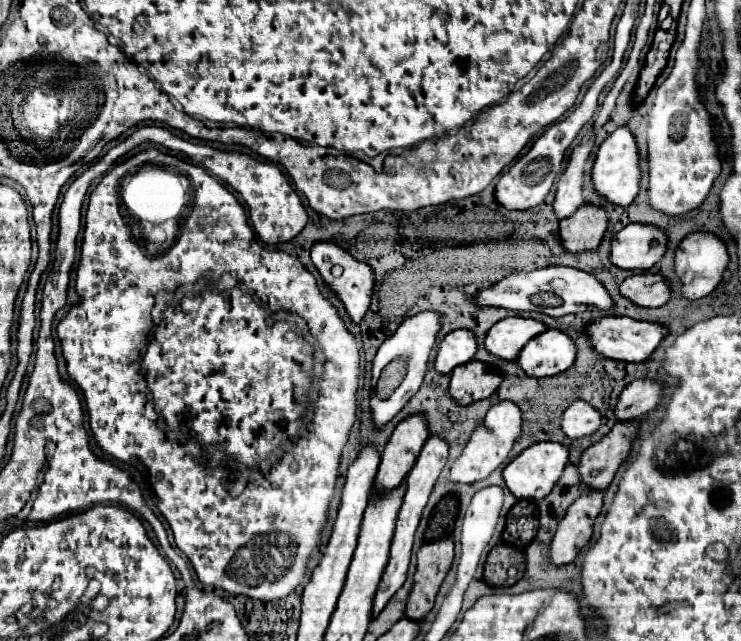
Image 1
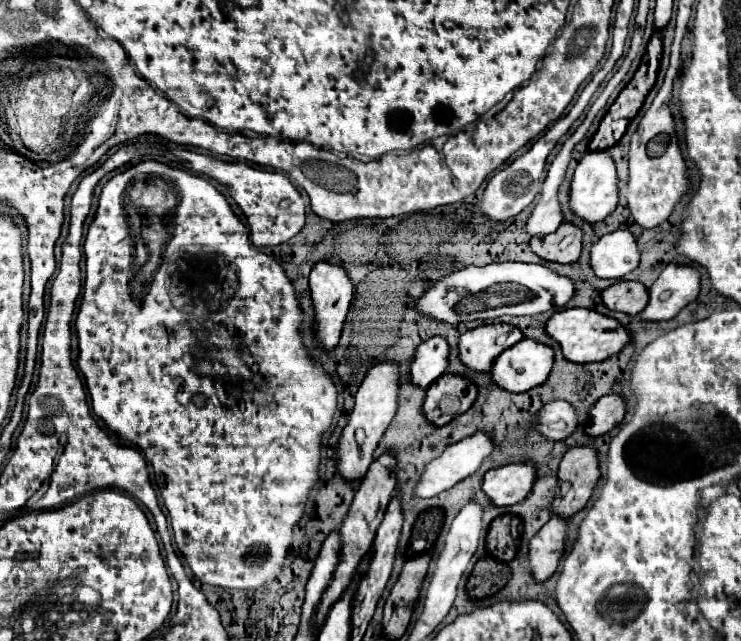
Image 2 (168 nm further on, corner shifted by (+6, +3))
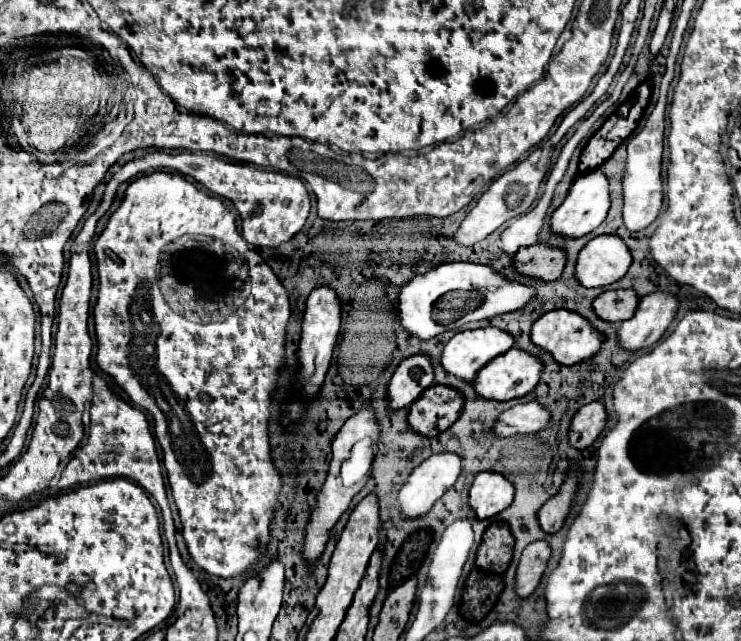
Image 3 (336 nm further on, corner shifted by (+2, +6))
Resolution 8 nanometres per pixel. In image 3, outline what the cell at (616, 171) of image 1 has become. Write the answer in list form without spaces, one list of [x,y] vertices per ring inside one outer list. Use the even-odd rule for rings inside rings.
[[[599,169],[589,171],[585,175],[579,175],[575,179],[575,183],[571,185],[565,201],[555,209],[555,213],[549,219],[551,233],[561,235],[565,239],[583,237],[583,235],[591,233],[593,229],[597,229],[603,223],[603,219],[607,217],[609,205],[611,205],[611,199],[609,199],[609,181],[607,181],[607,177]]]

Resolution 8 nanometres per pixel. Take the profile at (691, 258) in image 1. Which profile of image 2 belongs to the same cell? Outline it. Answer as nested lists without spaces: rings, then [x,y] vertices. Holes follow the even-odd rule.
[[[667,264],[649,288],[649,304],[639,314],[645,320],[669,320],[693,302],[701,290],[701,274],[689,264]]]

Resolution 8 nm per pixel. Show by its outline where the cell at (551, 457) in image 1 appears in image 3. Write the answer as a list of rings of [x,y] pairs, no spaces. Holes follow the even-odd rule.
[[[479,473],[475,475],[469,489],[469,507],[473,509],[475,519],[489,519],[503,509],[507,509],[513,501],[513,485],[501,477],[499,473]]]

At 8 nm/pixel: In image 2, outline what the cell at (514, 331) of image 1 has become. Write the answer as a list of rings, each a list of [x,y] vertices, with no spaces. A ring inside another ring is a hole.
[[[481,324],[461,336],[459,358],[473,370],[489,372],[495,358],[523,338],[523,332],[513,324]]]

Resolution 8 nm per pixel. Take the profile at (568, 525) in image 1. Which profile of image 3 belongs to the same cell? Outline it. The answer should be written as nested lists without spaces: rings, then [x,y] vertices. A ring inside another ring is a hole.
[[[535,541],[527,545],[527,549],[521,555],[517,577],[515,577],[515,591],[519,597],[529,597],[535,587],[539,585],[539,579],[547,567],[547,561],[551,557],[551,549],[545,541]]]

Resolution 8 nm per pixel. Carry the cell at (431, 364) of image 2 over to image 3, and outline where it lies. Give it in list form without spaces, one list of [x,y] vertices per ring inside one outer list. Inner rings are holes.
[[[427,355],[405,359],[393,373],[387,385],[387,399],[391,409],[409,407],[433,383],[433,367]]]

